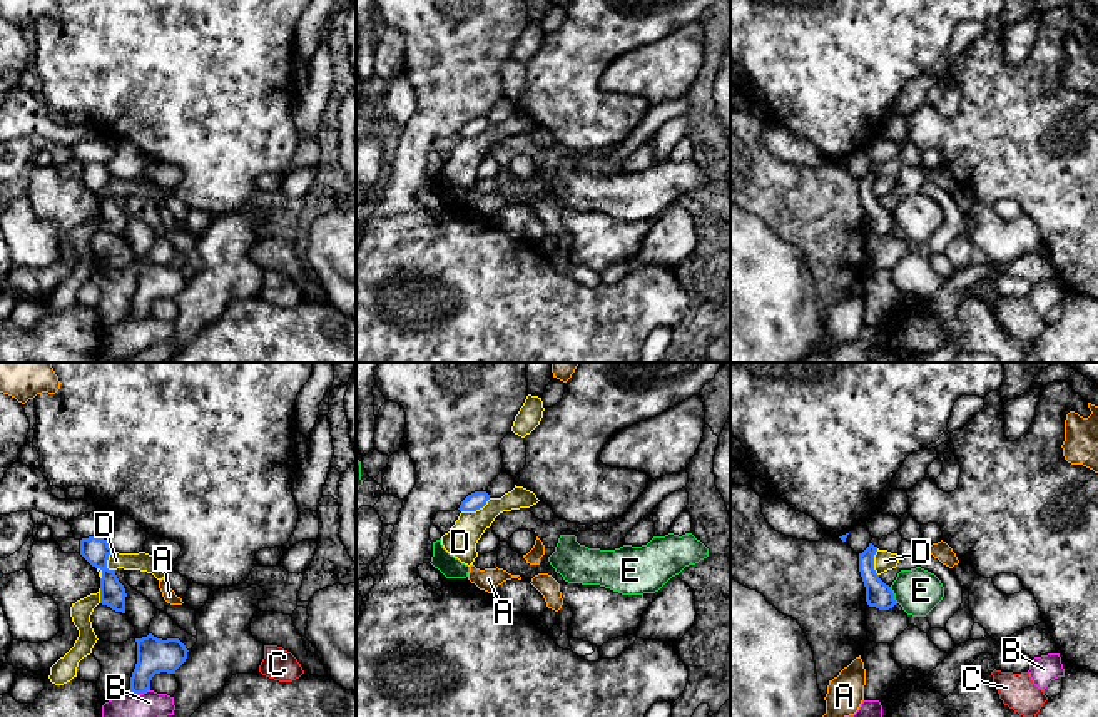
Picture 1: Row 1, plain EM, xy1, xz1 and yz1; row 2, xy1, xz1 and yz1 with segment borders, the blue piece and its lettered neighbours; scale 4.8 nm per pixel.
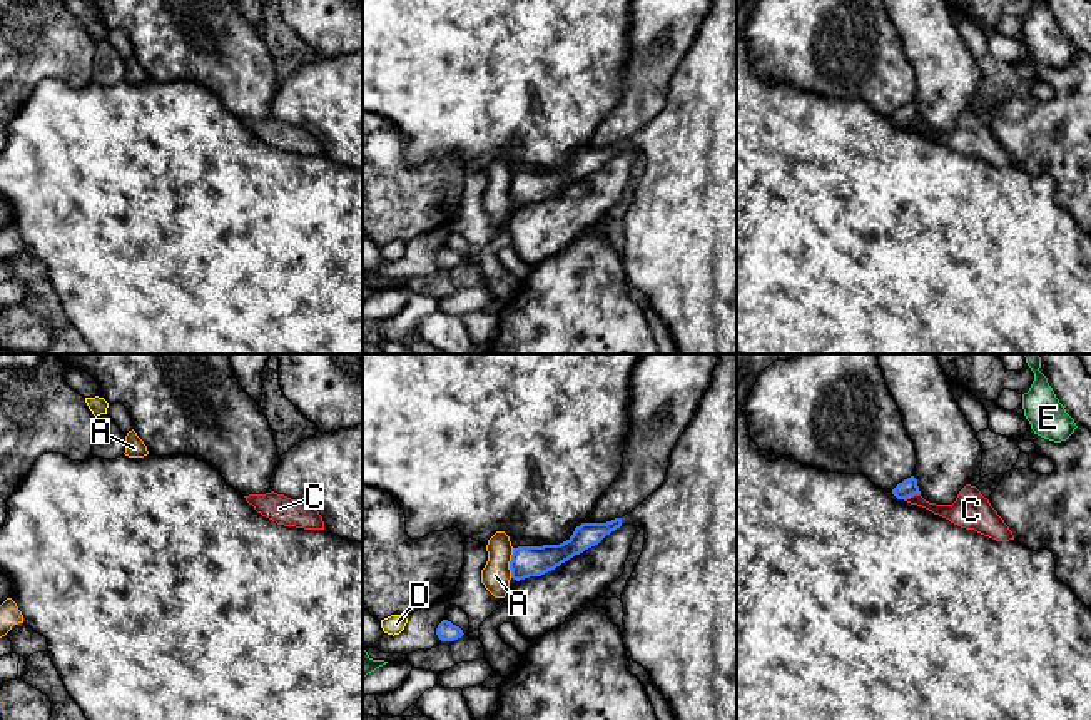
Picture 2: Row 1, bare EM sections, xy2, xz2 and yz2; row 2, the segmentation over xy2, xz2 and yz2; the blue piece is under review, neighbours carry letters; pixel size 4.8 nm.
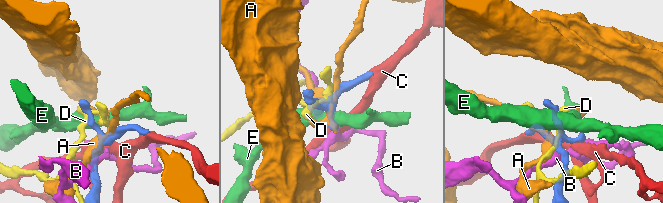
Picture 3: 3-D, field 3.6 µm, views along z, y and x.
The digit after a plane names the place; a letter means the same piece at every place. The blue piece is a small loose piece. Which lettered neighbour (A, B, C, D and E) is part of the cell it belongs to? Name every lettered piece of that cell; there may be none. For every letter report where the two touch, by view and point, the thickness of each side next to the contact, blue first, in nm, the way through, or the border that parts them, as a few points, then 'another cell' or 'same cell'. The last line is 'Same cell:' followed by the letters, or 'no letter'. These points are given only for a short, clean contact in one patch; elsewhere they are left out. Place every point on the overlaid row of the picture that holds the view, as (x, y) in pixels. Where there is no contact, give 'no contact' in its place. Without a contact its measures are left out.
A: meets blue in xz2 at (510, 563); 150 nm thick on the blue side, 140 nm on the other; another cell
B: meets blue in xy1 at (139, 692); 170 nm thick on the blue side, 130 nm on the other; another cell
C: meets blue in yz2 at (911, 495); 90 nm thick on the blue side, 120 nm on the other; another cell
D: meets blue in xz1 at (475, 510); 90 nm thick on the blue side, 150 nm on the other; border along xz1 (490, 498), (475, 510), (462, 512); another cell
E: meets blue in yz1 at (893, 595); 120 nm thick on the blue side, 220 nm on the other; border along yz1 (889, 587), (896, 602); another cell
Same cell: no letter

